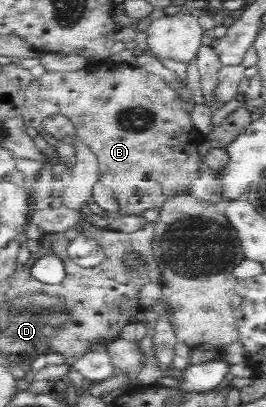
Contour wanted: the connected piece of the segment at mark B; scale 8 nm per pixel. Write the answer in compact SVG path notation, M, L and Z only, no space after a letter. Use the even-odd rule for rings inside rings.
M110 59L89 62L82 69L71 71L45 71L40 77L32 79L28 85L26 106L27 127L34 127L40 137L58 153L58 170L65 176L76 165L73 146L63 144L44 131L42 122L49 116L62 114L74 123L78 138L96 154L99 165L99 183L110 189L119 198L119 212L140 214L147 209L158 209L168 198L174 196L188 181L197 175L200 159L197 148L203 135L194 127L189 114L193 107L182 101L171 84L161 75L152 73L144 67L124 67L124 63Z

